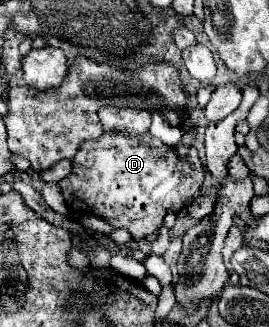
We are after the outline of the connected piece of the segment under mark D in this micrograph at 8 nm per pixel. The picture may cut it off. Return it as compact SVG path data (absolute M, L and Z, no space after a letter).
M104 106L104 110L98 112L100 122L104 126L104 134L98 140L82 142L80 150L72 158L72 172L70 176L62 178L58 182L62 196L66 200L66 206L74 214L92 214L102 220L106 220L112 228L126 228L134 240L144 240L150 234L154 234L168 212L178 214L192 198L196 198L202 190L204 180L204 168L198 158L196 148L190 148L190 152L182 158L176 148L166 146L158 138L150 136L150 112L148 110L130 110L130 108L116 108L116 106Z

